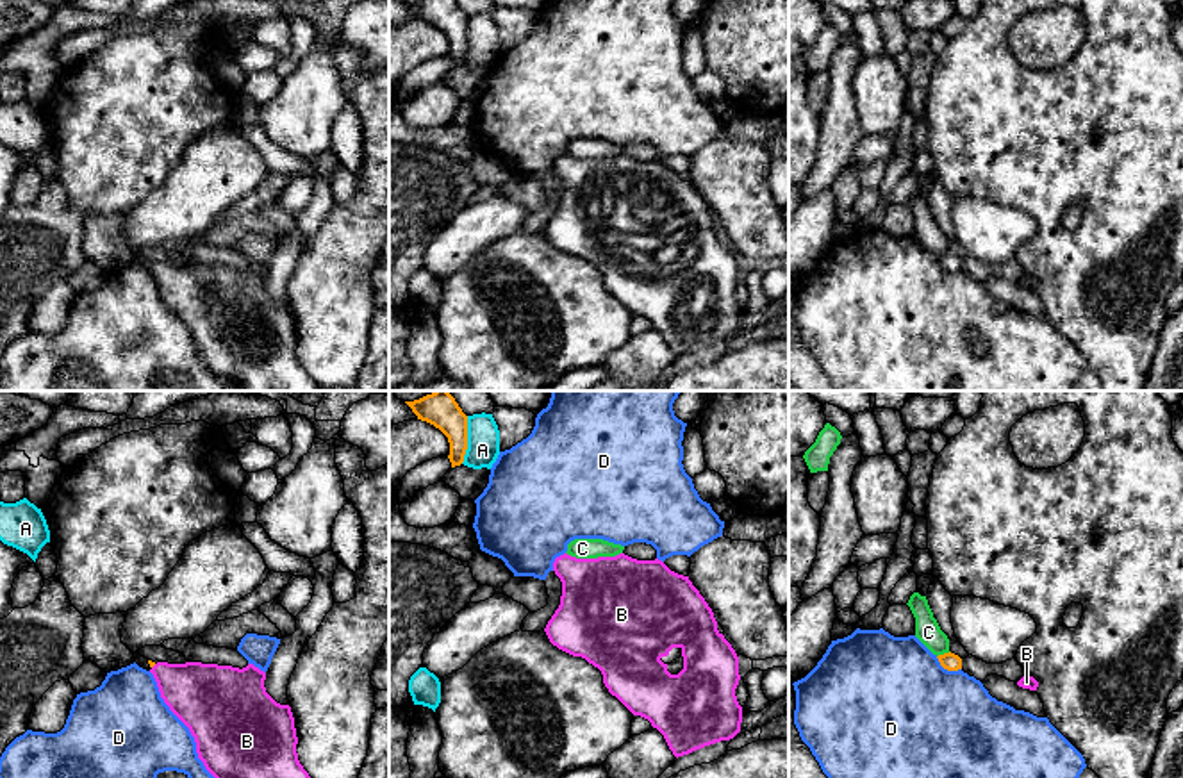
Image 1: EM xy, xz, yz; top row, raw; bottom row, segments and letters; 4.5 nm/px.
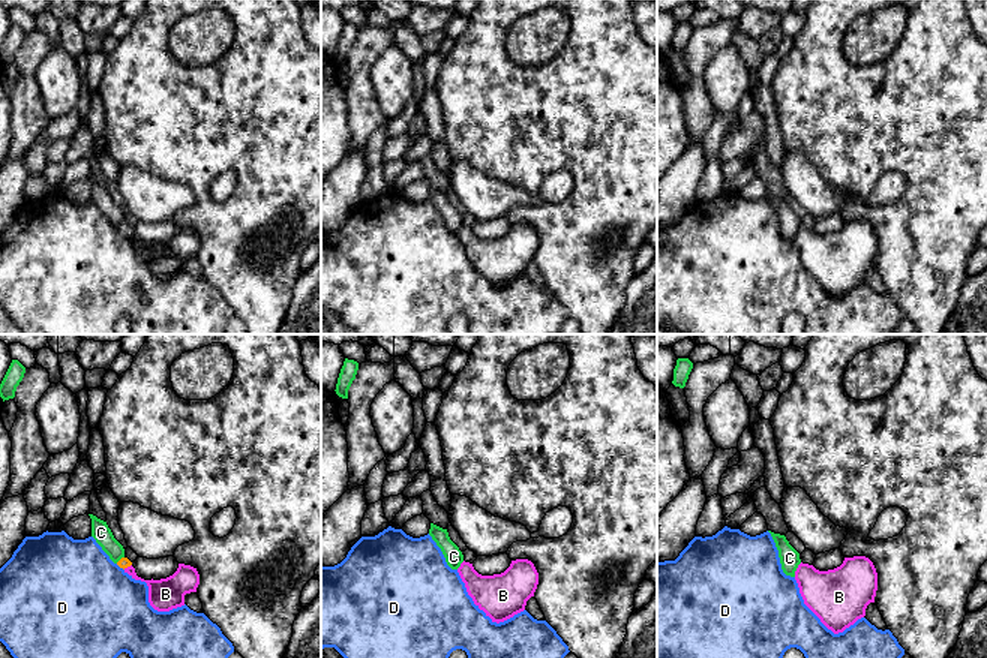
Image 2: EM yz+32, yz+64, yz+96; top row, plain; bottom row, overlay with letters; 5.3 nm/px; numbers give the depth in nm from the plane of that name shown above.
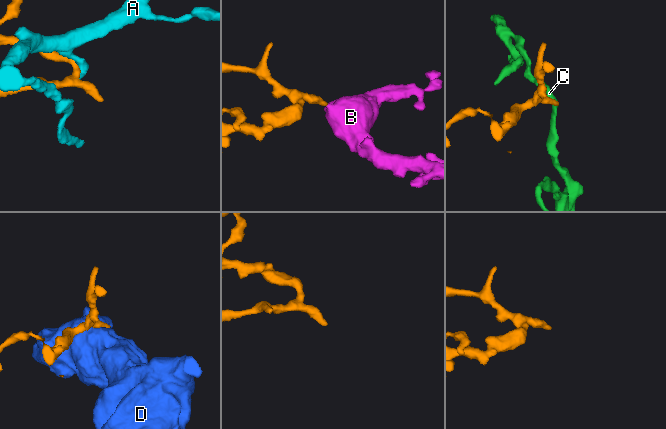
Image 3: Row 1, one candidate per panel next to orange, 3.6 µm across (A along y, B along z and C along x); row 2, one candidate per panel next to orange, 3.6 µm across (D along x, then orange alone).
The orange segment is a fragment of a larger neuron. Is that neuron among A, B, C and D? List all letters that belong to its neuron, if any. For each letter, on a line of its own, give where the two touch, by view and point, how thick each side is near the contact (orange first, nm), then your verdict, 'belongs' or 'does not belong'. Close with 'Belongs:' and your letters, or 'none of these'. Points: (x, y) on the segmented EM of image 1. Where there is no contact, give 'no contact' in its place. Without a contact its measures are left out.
A: xz (466, 439) | 160/140 nm | does not belong
B: no contact | belongs
C: yz (944, 653) | 80/110 nm | does not belong
D: yz (948, 670) | 80/500 nm | does not belong
Belongs: B

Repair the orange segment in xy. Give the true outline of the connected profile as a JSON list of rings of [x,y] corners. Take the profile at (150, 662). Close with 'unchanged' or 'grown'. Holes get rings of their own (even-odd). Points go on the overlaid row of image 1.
[[[202,662],[148,664],[161,698],[189,728],[198,758],[214,778],[310,778],[298,760],[291,707],[266,692],[264,671],[253,664],[243,669]]]; grown

